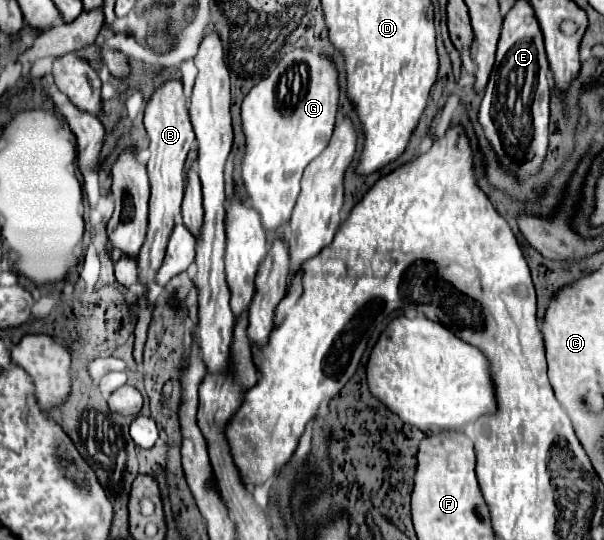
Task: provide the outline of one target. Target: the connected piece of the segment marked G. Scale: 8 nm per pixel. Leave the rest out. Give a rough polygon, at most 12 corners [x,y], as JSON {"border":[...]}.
{"border":[[285,53],[241,105],[249,203],[291,219],[327,147],[339,71]]}

